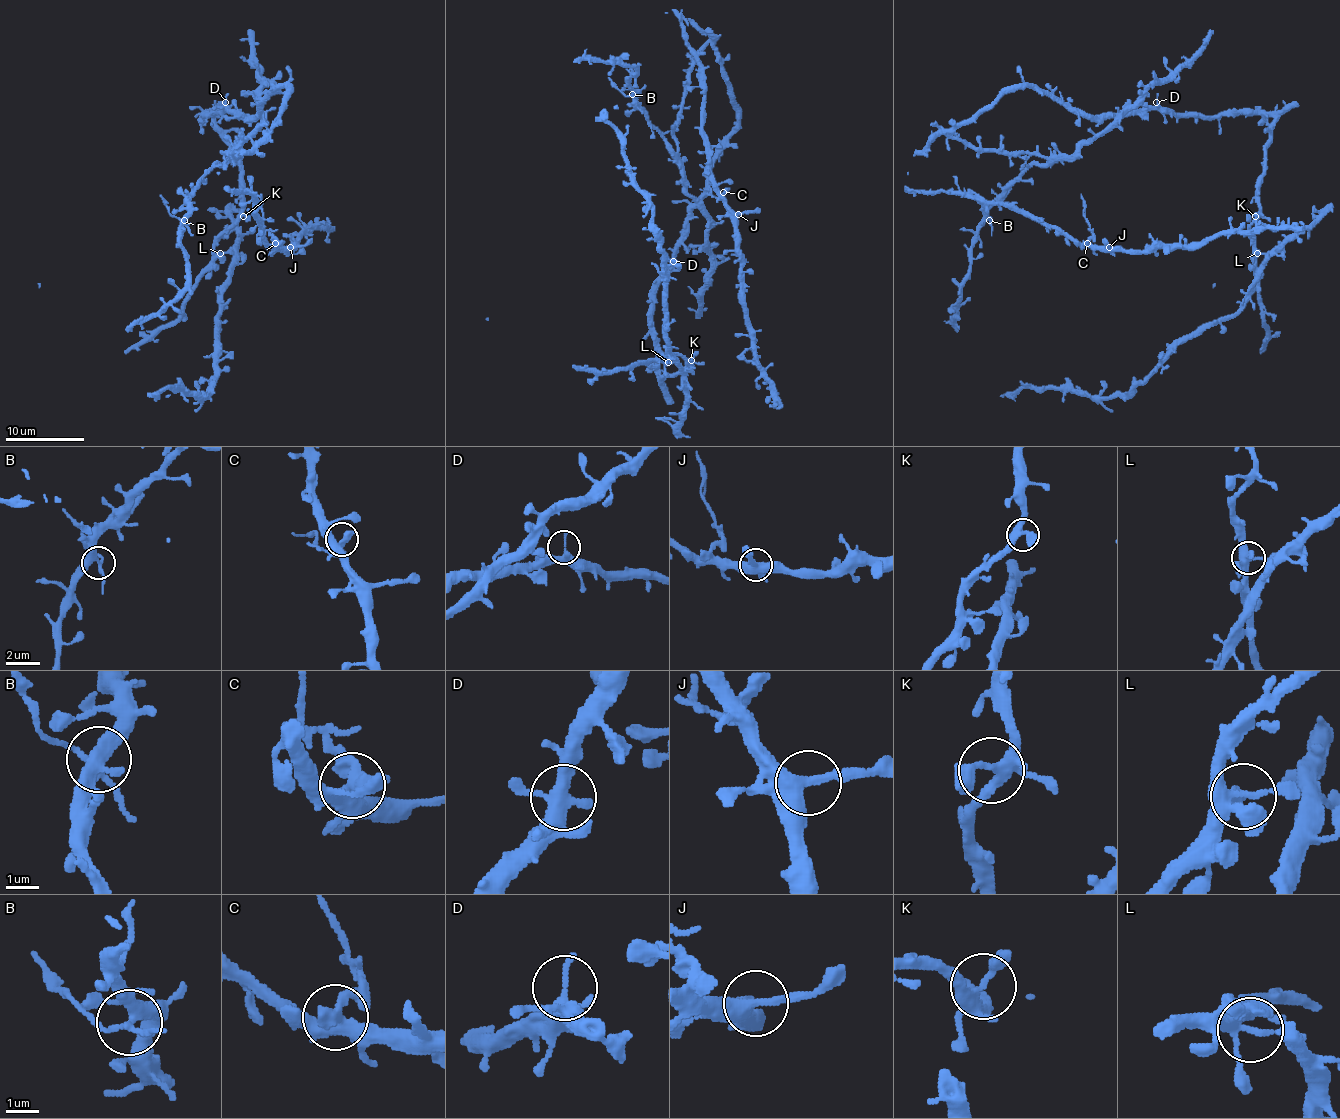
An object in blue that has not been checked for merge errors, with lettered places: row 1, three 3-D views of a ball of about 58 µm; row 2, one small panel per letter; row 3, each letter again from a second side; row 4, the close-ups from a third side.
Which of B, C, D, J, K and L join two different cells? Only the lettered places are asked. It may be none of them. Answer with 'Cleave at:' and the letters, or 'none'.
Cleave at: B, C

